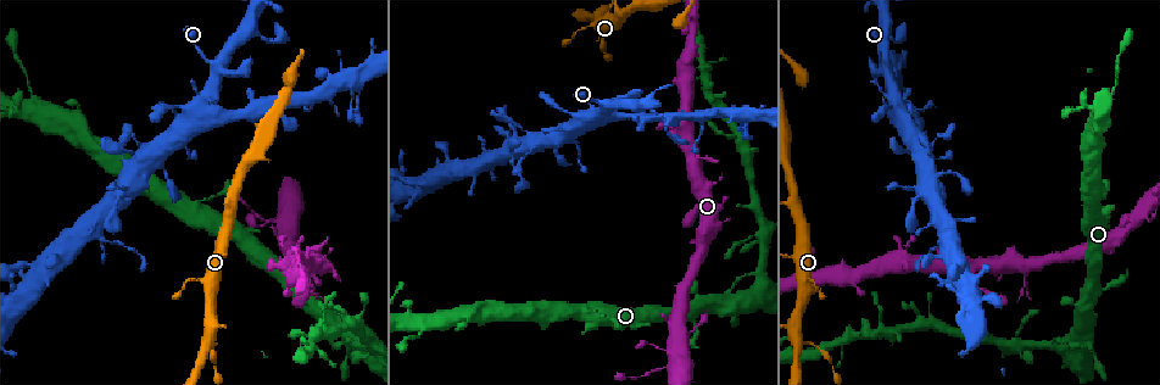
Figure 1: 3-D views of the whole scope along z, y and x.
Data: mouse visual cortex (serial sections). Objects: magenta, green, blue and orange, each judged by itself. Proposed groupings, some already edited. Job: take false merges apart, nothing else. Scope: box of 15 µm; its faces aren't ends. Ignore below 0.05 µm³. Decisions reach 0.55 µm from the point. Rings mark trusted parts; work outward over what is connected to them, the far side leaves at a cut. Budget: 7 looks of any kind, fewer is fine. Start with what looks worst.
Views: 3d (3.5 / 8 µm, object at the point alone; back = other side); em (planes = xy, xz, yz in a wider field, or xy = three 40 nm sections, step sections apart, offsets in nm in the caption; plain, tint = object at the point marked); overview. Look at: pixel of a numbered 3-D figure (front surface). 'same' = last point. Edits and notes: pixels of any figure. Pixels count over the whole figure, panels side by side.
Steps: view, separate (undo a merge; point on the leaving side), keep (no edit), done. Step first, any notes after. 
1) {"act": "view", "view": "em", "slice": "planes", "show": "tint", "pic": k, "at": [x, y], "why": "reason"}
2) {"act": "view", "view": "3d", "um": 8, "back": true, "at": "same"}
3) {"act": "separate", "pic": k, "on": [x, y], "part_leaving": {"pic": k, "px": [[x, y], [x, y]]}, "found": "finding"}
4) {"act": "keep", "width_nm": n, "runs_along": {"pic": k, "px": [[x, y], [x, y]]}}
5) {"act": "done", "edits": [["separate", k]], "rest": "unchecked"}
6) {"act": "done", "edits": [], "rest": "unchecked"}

{"act": "view", "view": "3d", "um": 8, "pic": 1, "at": [209, 115], "why": "sudden change in width"}

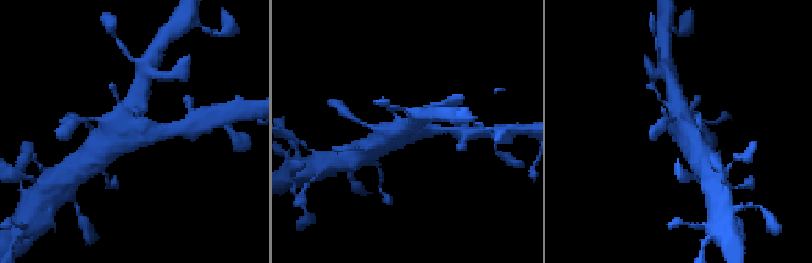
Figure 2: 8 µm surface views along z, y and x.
{"act": "view", "view": "em", "slice": "xy", "step": 2, "show": "tint", "pic": 2, "at": [133, 131]}

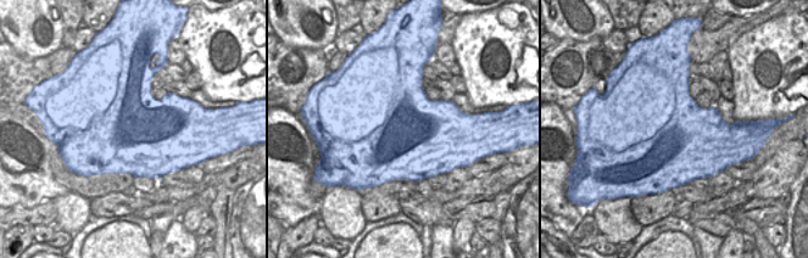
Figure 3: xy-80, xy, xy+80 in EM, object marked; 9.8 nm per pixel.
{"act": "keep", "runs_along": {"pic": 2, "px": [[139, 94], [122, 130], [101, 151]]}, "found": "all the same cell"}

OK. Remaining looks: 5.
{"act": "view", "view": "3d", "um": 3.5, "pic": 1, "at": [605, 41], "why": "narrows sharply"}

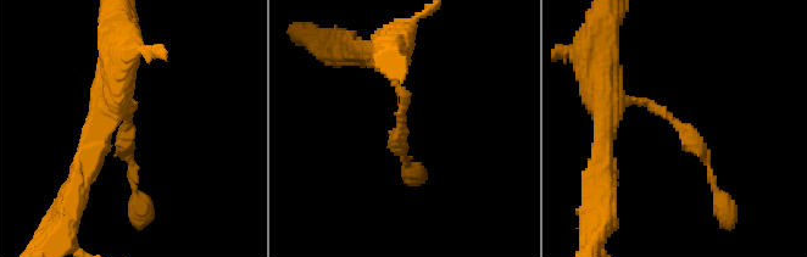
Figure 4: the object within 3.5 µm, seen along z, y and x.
{"act": "view", "view": "em", "slice": "xy", "step": 5, "show": "tint", "pic": 4, "at": [399, 122]}

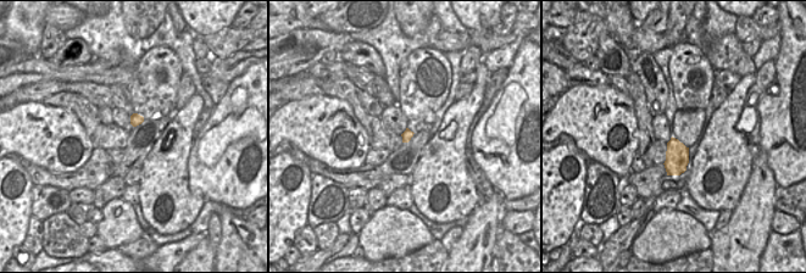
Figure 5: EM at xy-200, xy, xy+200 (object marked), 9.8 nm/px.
{"act": "keep", "width_nm": 100, "runs_along": {"pic": 4, "px": [[605, 95], [664, 111], [702, 151], [711, 185]]}, "found": "continuous, no second cell"}

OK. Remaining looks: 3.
{"act": "view", "view": "3d", "um": 8, "back": true, "pic": 1, "at": [762, 240], "why": "four arms meet"}

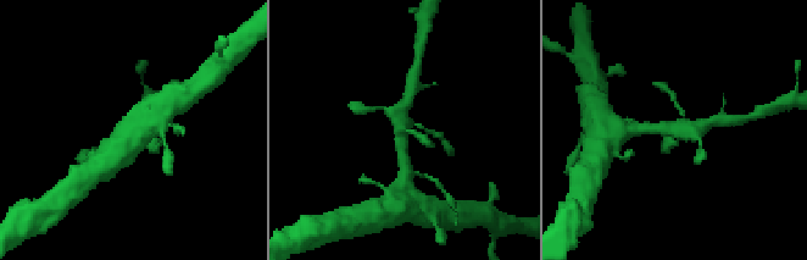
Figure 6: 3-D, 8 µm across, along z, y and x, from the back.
{"act": "view", "view": "3d", "um": 3.5, "back": true, "pic": 6, "at": [676, 141], "why": "zoom in"}

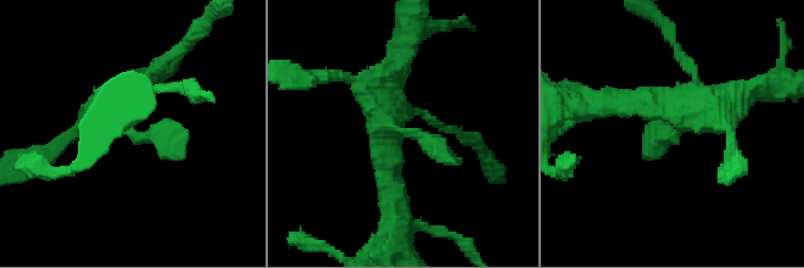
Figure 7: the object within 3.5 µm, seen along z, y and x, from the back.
{"act": "view", "view": "em", "slice": "xy", "step": 2, "show": "tint", "pic": 7, "at": [677, 128]}

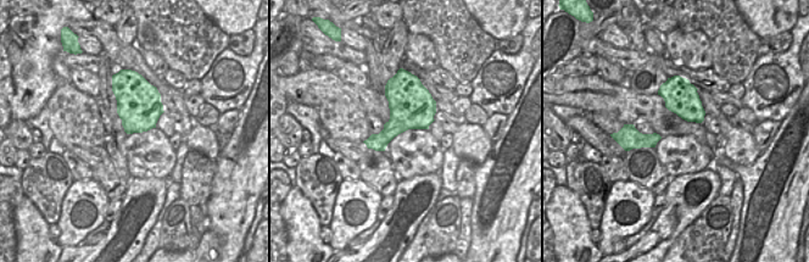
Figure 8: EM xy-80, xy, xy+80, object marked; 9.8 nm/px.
{"act": "keep", "runs_along": {"pic": 7, "px": [[116, 102], [119, 128], [184, 158]]}, "found": "one cell here"}

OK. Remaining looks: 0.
{"act": "done", "edits": [], "rest": "unchecked"}

